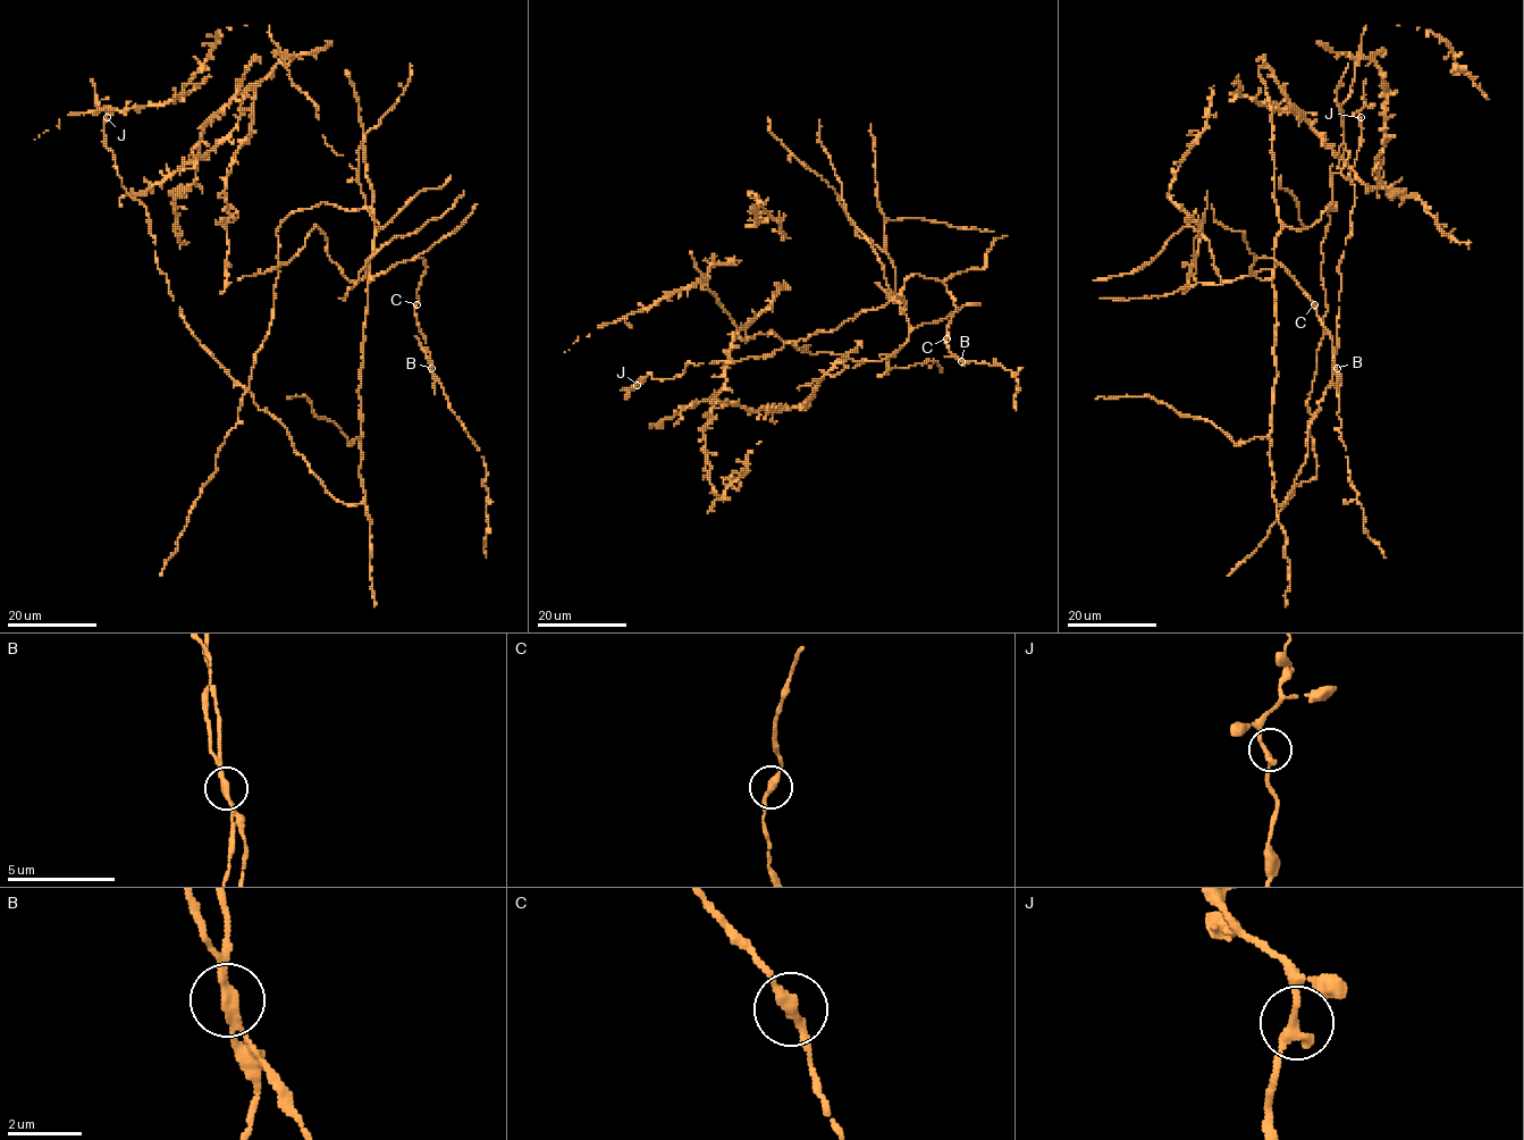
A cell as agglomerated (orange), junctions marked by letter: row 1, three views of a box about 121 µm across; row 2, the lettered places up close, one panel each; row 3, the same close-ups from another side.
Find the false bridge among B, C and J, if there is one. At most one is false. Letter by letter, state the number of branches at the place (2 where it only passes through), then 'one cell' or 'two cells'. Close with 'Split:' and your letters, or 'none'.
B: branches 2; two cells
C: branches 2; one cell
J: branches 2; one cell
Split: B

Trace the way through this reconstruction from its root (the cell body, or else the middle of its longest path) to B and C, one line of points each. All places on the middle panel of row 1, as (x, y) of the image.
B: (907, 341), (910, 326), (899, 299), (904, 281), (915, 275), (941, 279), (957, 307), (945, 342), (960, 360)
C: (907, 341), (910, 326), (899, 296), (904, 281), (915, 275), (941, 279), (954, 299), (957, 311), (946, 338)

